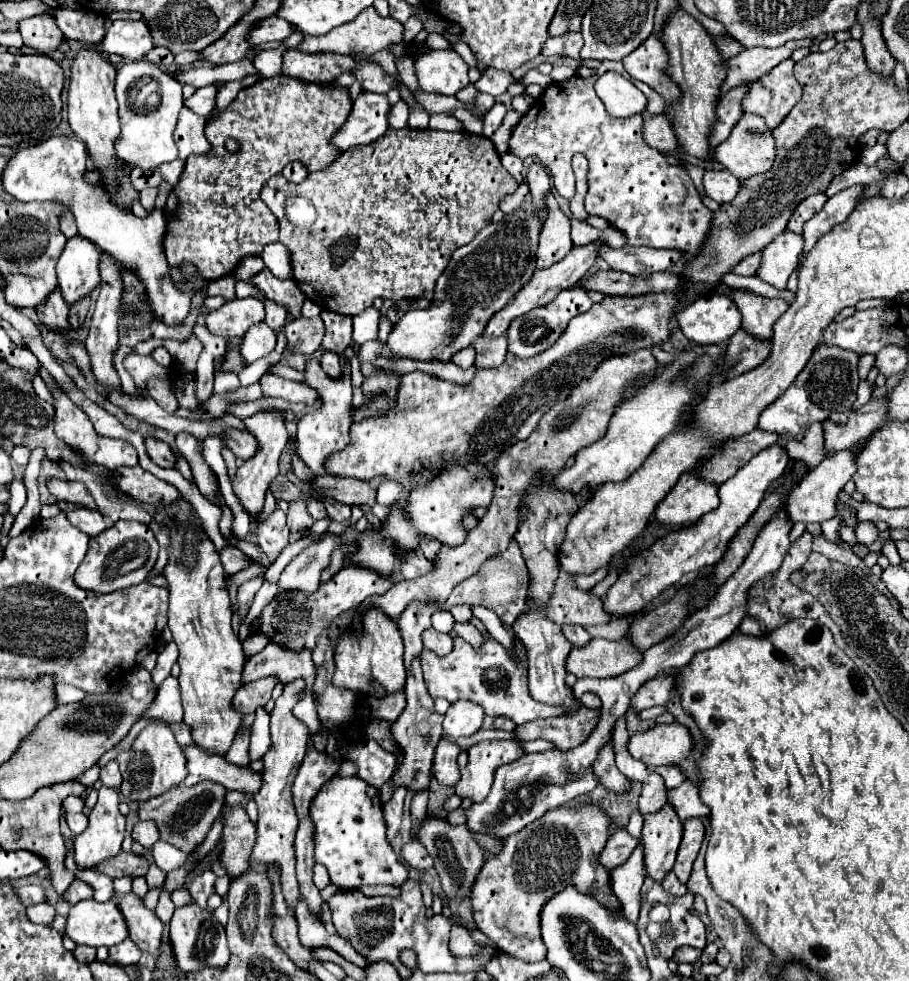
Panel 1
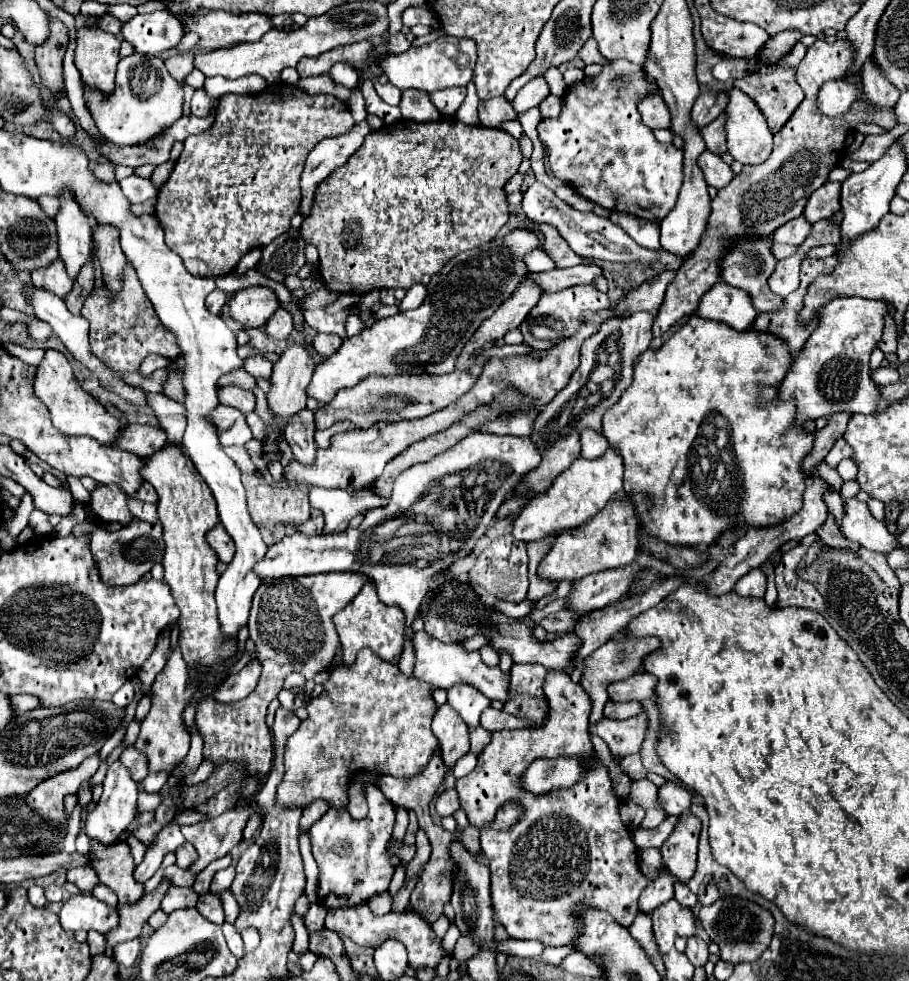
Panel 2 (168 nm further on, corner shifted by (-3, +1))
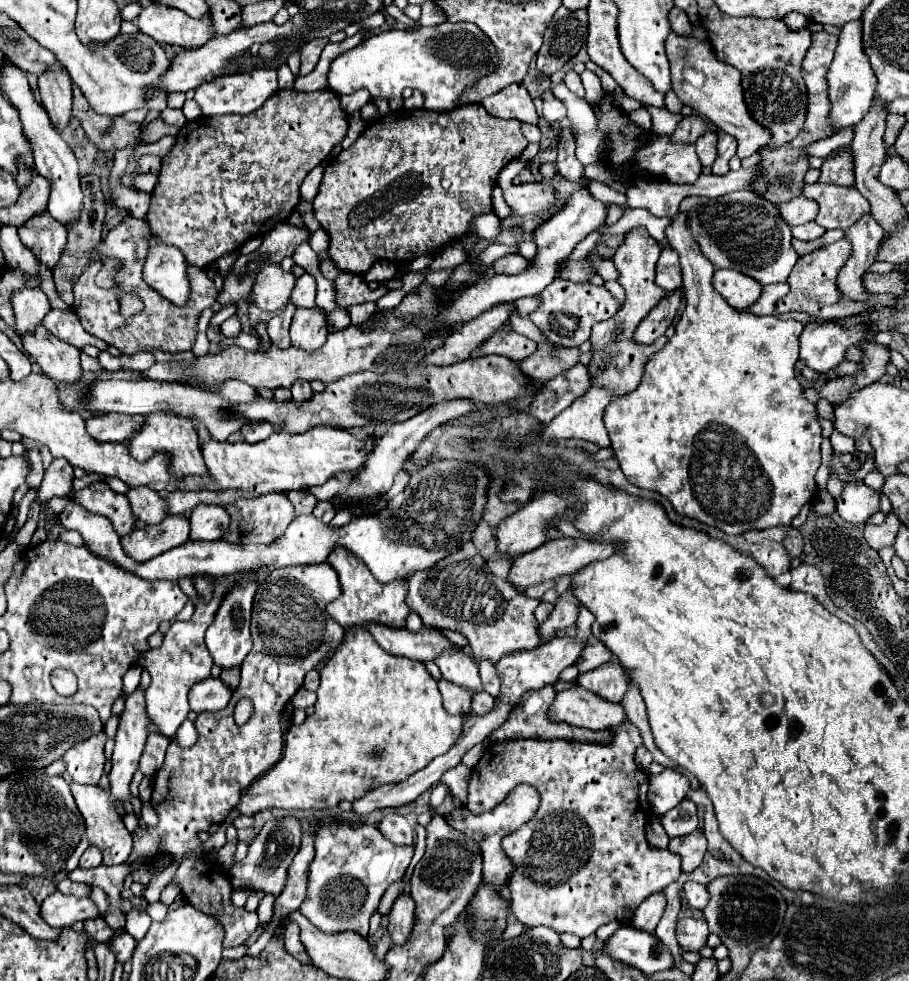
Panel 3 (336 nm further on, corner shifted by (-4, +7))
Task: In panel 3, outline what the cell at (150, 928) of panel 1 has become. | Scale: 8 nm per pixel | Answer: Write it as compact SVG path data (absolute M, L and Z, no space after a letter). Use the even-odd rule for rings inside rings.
M71 782L71 792L73 792L73 798L77 802L79 812L85 818L87 838L89 838L91 844L95 844L101 850L103 864L105 866L123 864L133 850L133 840L131 840L131 832L123 824L121 814L115 808L115 800L111 800L111 792L107 788L101 788L99 784L83 786L83 784L75 784L75 782Z

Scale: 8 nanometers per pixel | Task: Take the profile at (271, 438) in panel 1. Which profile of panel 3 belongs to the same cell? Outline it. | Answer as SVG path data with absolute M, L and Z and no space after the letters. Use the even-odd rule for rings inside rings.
M297 308L291 322L291 346L313 352L325 344L327 334L327 314L323 314L323 308Z

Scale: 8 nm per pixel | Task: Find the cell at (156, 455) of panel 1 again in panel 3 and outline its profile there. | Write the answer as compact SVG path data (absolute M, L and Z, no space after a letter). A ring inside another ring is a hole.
M95 414L85 420L85 428L95 440L129 442L129 438L141 428L143 420L143 416L131 414Z

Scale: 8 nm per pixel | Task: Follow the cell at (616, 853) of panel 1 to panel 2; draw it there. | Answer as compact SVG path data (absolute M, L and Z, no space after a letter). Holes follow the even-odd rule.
M668 816L658 828L652 828L652 830L642 830L642 828L638 828L638 830L630 832L630 838L634 836L632 842L636 844L638 850L644 850L644 848L660 848L660 846L666 842L666 838L672 834L676 822L678 822L678 818Z

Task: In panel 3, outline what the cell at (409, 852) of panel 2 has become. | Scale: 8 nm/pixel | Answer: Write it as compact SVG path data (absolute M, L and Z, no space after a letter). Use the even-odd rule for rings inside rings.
M395 812L387 814L387 816L379 822L377 828L381 830L381 834L383 834L385 838L389 838L389 840L395 842L395 844L407 844L407 846L413 844L413 828L411 828L411 824L407 822L407 818L401 816L401 814L395 814Z

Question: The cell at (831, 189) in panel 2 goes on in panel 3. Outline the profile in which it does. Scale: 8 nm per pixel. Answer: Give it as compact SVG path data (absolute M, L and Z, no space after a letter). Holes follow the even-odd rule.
M843 146L837 150L837 156L825 158L821 166L819 182L825 184L839 184L839 186L853 186L855 172L851 172L851 148Z

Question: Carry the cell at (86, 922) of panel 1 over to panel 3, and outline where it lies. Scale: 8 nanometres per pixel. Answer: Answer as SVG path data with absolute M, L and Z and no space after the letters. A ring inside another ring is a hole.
M59 890L49 894L41 904L41 918L55 928L69 928L77 920L97 918L99 910L91 898L65 896Z

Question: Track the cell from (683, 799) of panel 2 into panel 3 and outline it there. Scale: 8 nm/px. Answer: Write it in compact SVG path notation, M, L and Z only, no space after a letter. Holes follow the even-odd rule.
M665 768L661 774L651 776L649 782L649 802L653 806L655 814L665 814L671 808L675 808L689 790L689 780L685 774Z

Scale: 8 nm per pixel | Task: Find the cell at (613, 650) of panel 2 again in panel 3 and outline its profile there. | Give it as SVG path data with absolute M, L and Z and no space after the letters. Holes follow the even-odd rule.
M593 642L593 644L587 644L579 656L579 660L575 660L575 666L579 668L579 672L589 672L589 670L595 670L599 668L601 664L609 662L611 660L611 652L601 644L601 642Z

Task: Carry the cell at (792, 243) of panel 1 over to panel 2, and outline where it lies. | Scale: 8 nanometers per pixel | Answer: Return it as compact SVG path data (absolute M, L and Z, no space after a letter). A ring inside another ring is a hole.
M804 216L794 218L792 222L786 222L784 226L780 226L774 234L772 240L778 244L790 244L790 246L800 246L806 236L810 232L810 224L804 220Z

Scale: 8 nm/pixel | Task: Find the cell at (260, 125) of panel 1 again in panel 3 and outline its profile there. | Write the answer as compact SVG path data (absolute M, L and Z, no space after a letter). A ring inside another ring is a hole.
M279 90L259 110L237 116L201 116L187 122L171 152L163 158L159 182L151 194L151 208L147 222L151 232L165 244L179 248L185 260L193 266L205 268L227 252L239 250L249 238L263 236L275 224L287 222L289 214L299 204L299 184L303 178L327 158L331 148L347 134L347 114L341 116L341 104L335 92L297 92Z

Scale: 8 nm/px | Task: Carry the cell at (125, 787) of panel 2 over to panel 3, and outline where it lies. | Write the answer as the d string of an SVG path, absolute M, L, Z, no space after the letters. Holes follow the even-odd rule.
M135 690L125 700L125 710L119 716L119 728L117 728L117 734L115 734L113 768L109 772L111 794L115 796L115 800L127 800L129 798L129 784L131 784L133 772L139 768L139 758L141 758L143 746L145 746L145 740L149 736L149 730L147 730L149 724L151 724L151 718L147 716L147 708L145 708L145 692L143 690Z

